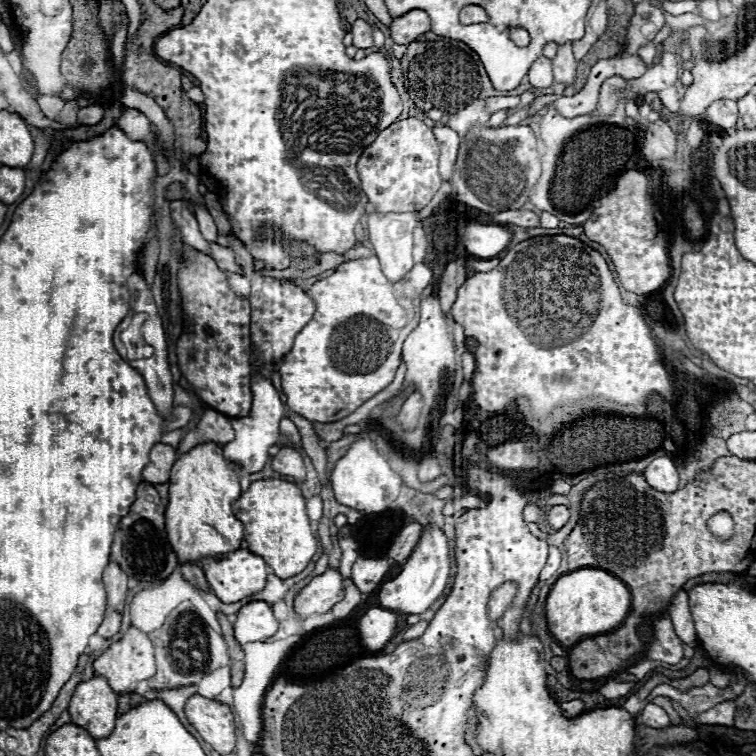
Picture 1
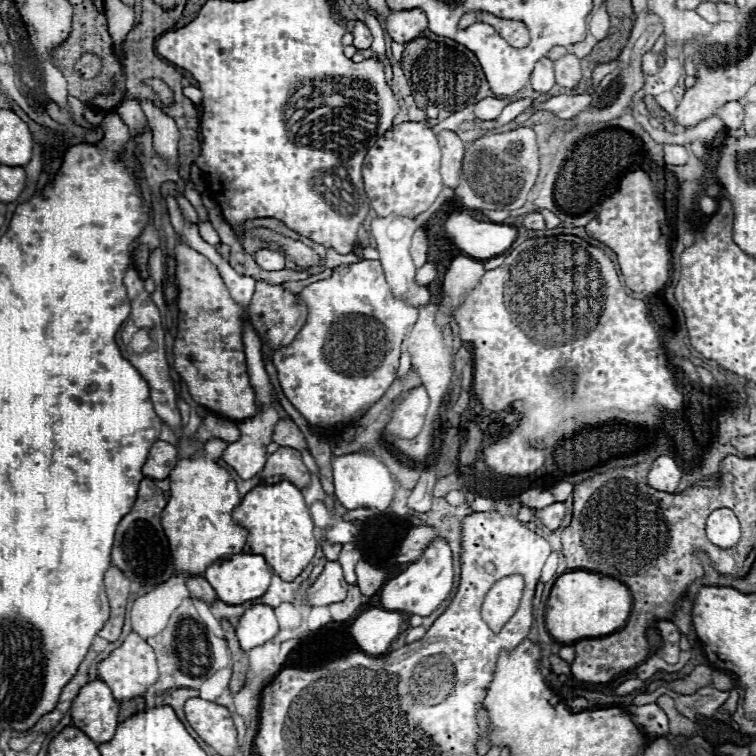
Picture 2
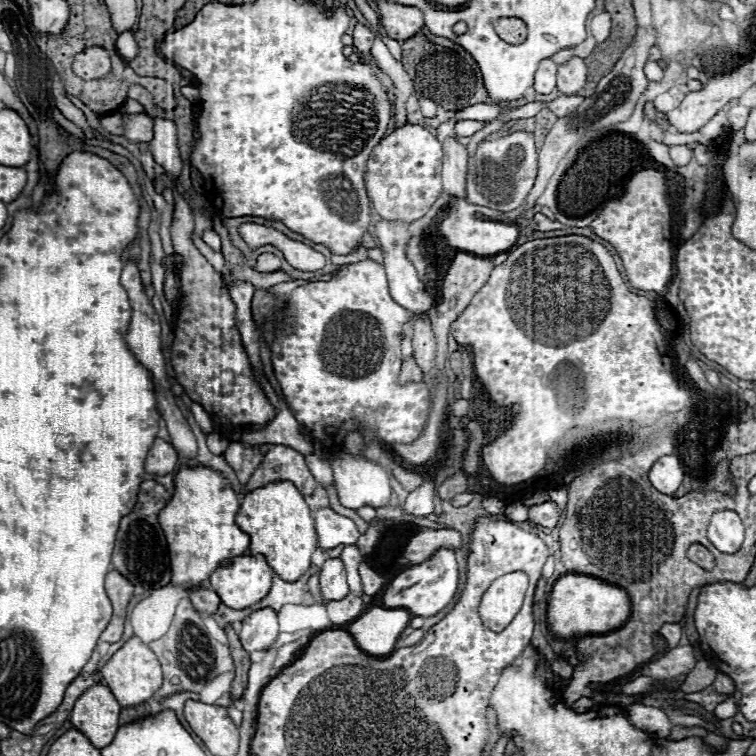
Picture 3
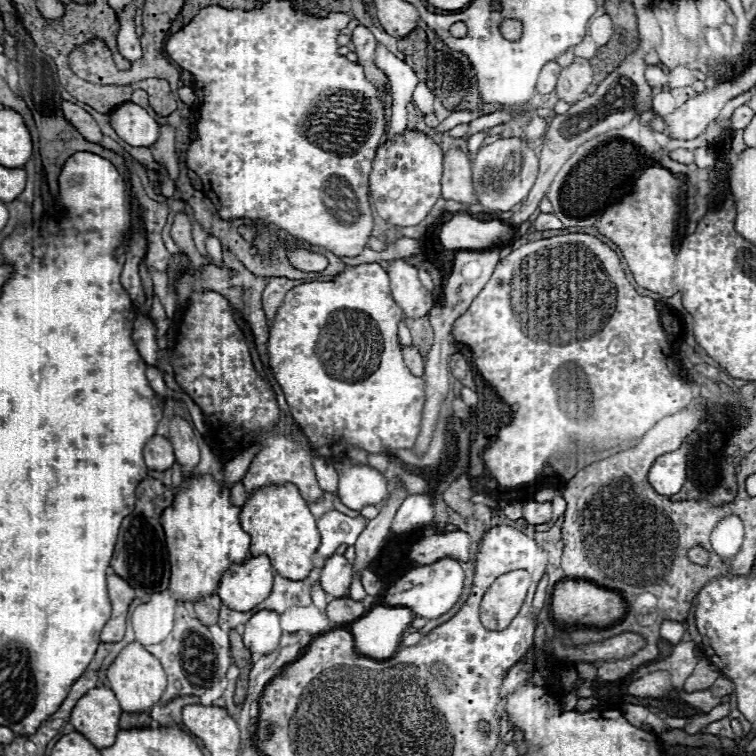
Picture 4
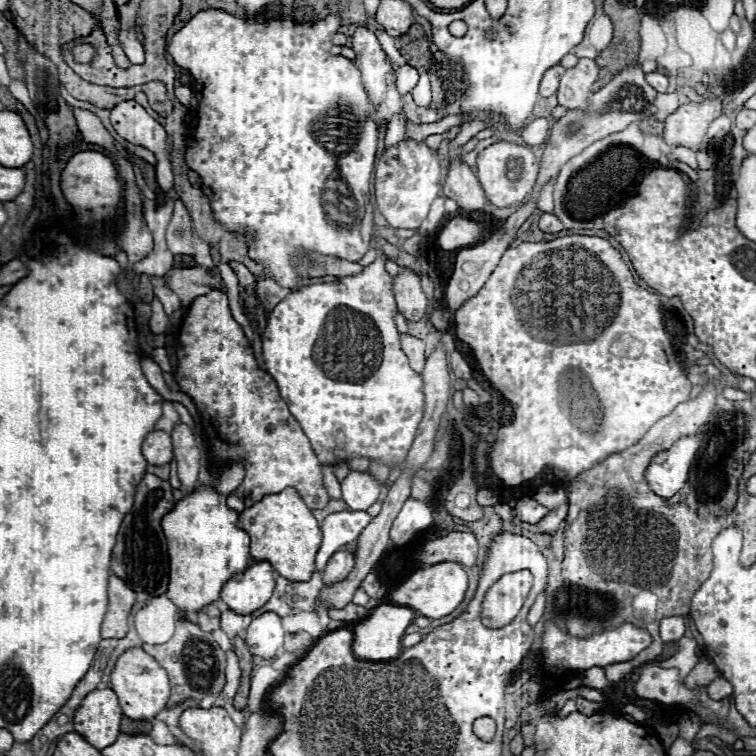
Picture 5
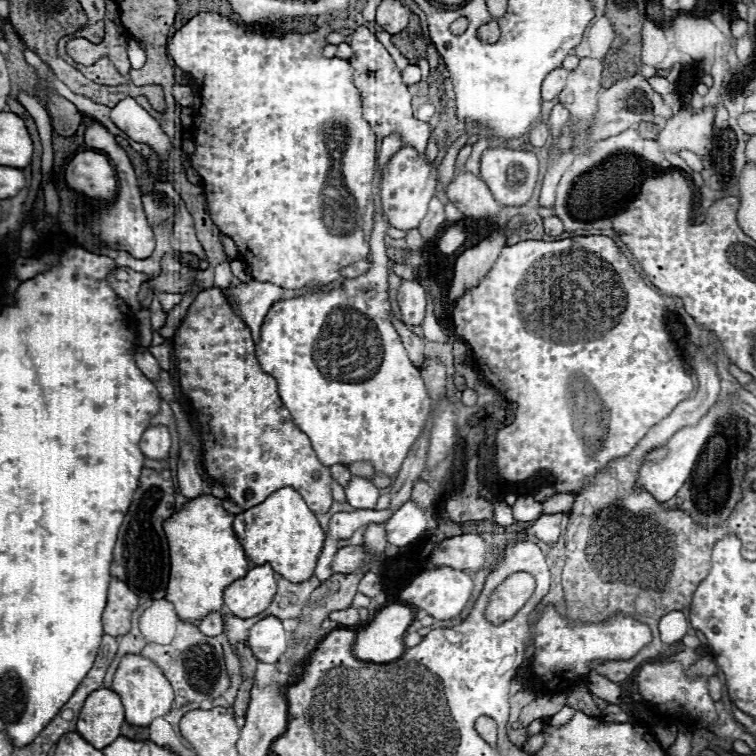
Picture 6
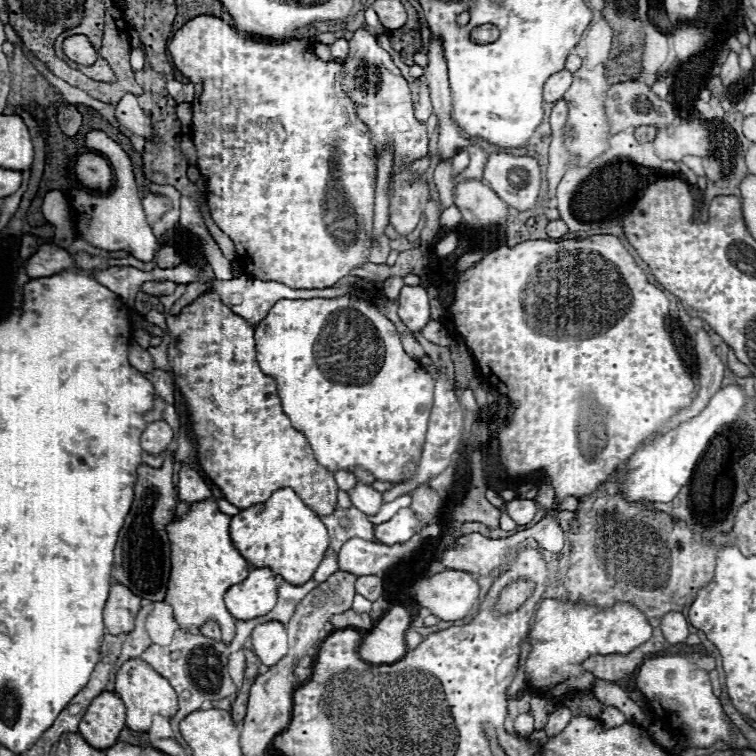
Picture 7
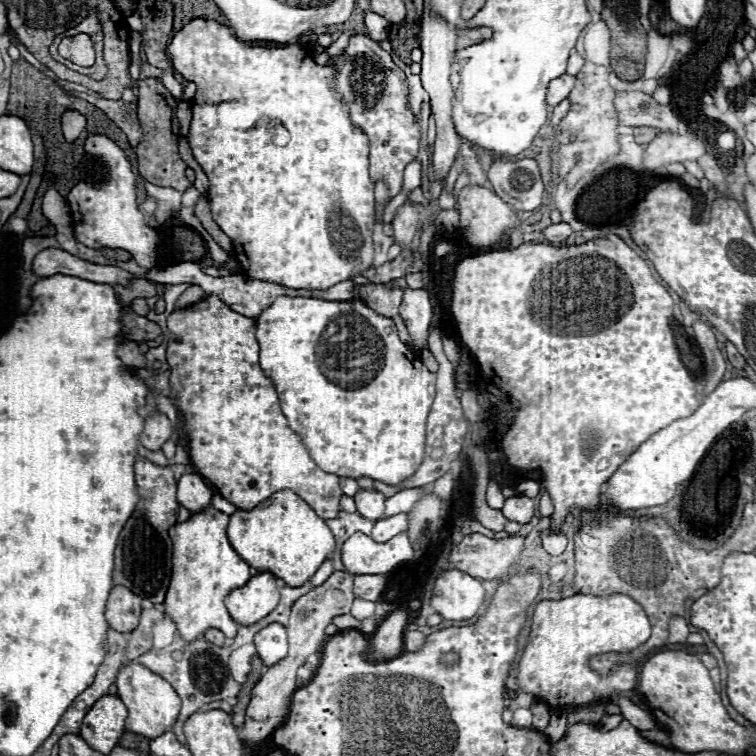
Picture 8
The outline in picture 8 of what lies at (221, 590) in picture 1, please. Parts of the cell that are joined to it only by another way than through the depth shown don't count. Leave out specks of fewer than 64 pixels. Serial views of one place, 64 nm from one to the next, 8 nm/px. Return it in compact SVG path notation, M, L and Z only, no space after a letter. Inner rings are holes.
M258 572L242 588L232 590L226 596L230 616L240 626L250 626L268 616L280 600L276 578L270 572Z

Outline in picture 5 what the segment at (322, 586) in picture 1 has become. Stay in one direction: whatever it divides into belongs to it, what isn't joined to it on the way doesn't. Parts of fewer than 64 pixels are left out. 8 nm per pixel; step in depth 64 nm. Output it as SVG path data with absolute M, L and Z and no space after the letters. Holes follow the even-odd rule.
M338 550L330 560L324 570L324 582L332 584L338 580L344 580L354 568L354 554L348 550Z

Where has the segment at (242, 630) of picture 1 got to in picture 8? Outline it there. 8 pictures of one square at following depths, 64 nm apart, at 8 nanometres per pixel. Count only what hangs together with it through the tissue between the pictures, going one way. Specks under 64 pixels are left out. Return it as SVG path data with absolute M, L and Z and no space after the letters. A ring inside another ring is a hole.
M270 624L262 628L254 636L254 644L258 650L258 656L264 660L266 666L274 666L288 654L288 638L286 628L282 624Z

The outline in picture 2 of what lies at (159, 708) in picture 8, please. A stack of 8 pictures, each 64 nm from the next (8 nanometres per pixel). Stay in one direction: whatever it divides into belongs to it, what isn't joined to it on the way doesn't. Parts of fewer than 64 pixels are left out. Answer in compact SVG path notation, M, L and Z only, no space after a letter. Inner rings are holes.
M132 632L120 648L116 648L106 660L102 660L98 664L98 674L100 674L100 680L110 686L110 690L118 702L140 698L146 694L146 690L150 686L154 686L158 682L158 664L156 664L154 650L148 646L148 642L144 638L140 638L138 634Z

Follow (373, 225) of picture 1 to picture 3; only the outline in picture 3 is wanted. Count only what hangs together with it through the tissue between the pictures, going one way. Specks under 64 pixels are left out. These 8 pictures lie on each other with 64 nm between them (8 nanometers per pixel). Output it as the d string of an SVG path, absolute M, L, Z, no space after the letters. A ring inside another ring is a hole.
M382 220L376 224L376 236L378 236L378 242L380 242L380 248L384 252L384 268L386 268L386 276L388 276L388 284L390 284L390 294L392 298L402 304L406 310L414 312L416 316L428 312L432 308L432 296L428 292L428 288L420 282L418 274L416 274L416 268L412 266L412 262L406 258L404 254L404 246L406 242L410 240L410 234L408 234L408 224L404 222L388 222L388 220Z

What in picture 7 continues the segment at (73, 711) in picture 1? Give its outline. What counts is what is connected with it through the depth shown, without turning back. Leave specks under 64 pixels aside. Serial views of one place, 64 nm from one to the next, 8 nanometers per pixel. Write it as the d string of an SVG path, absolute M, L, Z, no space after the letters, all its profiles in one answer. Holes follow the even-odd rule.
M102 692L92 700L86 714L82 716L78 734L82 734L90 746L106 750L116 744L120 730L124 728L124 718L126 708L122 700L112 692Z

